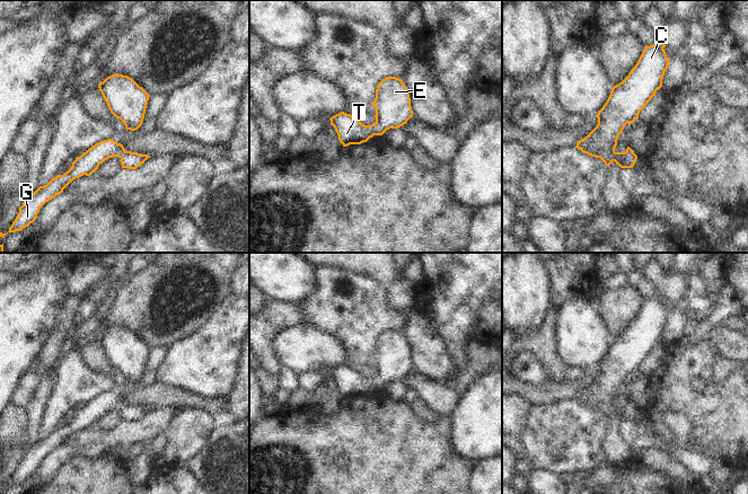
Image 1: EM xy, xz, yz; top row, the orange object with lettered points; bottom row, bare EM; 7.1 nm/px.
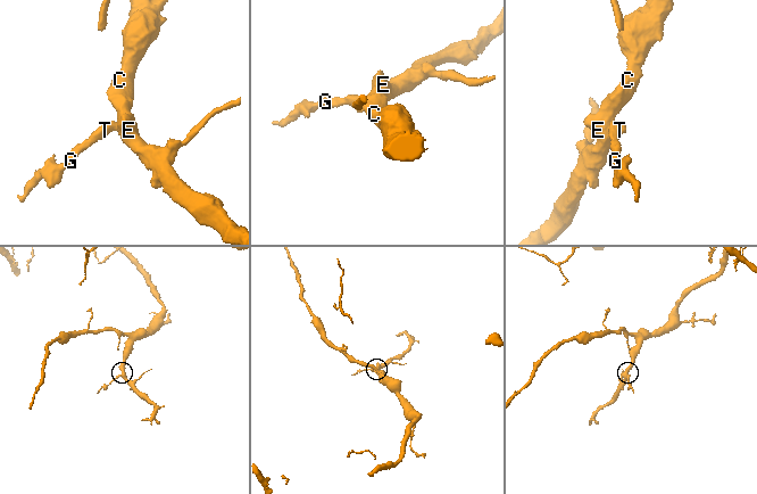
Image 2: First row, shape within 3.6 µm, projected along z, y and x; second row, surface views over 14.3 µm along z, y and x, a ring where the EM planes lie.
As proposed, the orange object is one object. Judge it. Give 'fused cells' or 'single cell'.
single cell

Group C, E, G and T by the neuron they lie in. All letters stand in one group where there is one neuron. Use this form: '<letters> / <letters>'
C E G T

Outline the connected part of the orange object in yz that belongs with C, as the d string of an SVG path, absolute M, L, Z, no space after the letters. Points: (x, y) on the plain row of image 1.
M661 294L644 299L637 316L628 328L613 339L607 354L596 369L598 371L597 379L584 391L580 392L575 400L591 409L600 411L608 420L613 414L621 421L634 420L637 408L630 399L627 399L625 405L616 405L617 391L625 378L627 376L633 377L639 371L640 364L662 339L662 332L670 314L663 302L665 299Z

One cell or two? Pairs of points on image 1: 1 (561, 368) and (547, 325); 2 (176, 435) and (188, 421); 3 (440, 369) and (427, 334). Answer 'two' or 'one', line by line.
1: one
2: one
3: one

